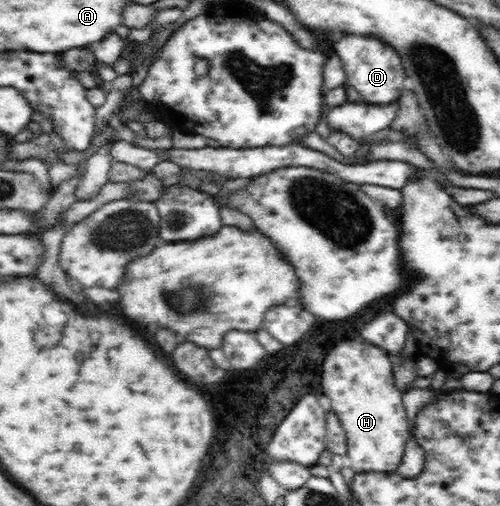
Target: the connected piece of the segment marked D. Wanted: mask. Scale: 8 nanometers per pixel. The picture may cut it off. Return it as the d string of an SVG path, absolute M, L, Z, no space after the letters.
M349 33L349 36L343 36L335 44L334 52L337 52L342 68L345 68L346 83L359 92L363 101L369 104L391 104L393 100L399 100L406 77L402 57L381 37Z

